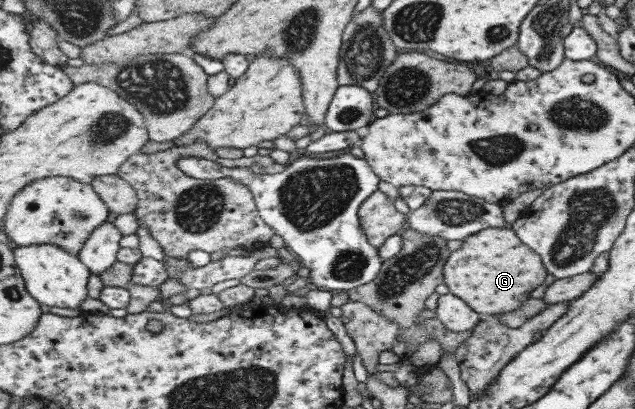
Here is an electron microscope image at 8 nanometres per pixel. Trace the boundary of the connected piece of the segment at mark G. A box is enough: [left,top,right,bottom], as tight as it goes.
[444,227,549,317]

